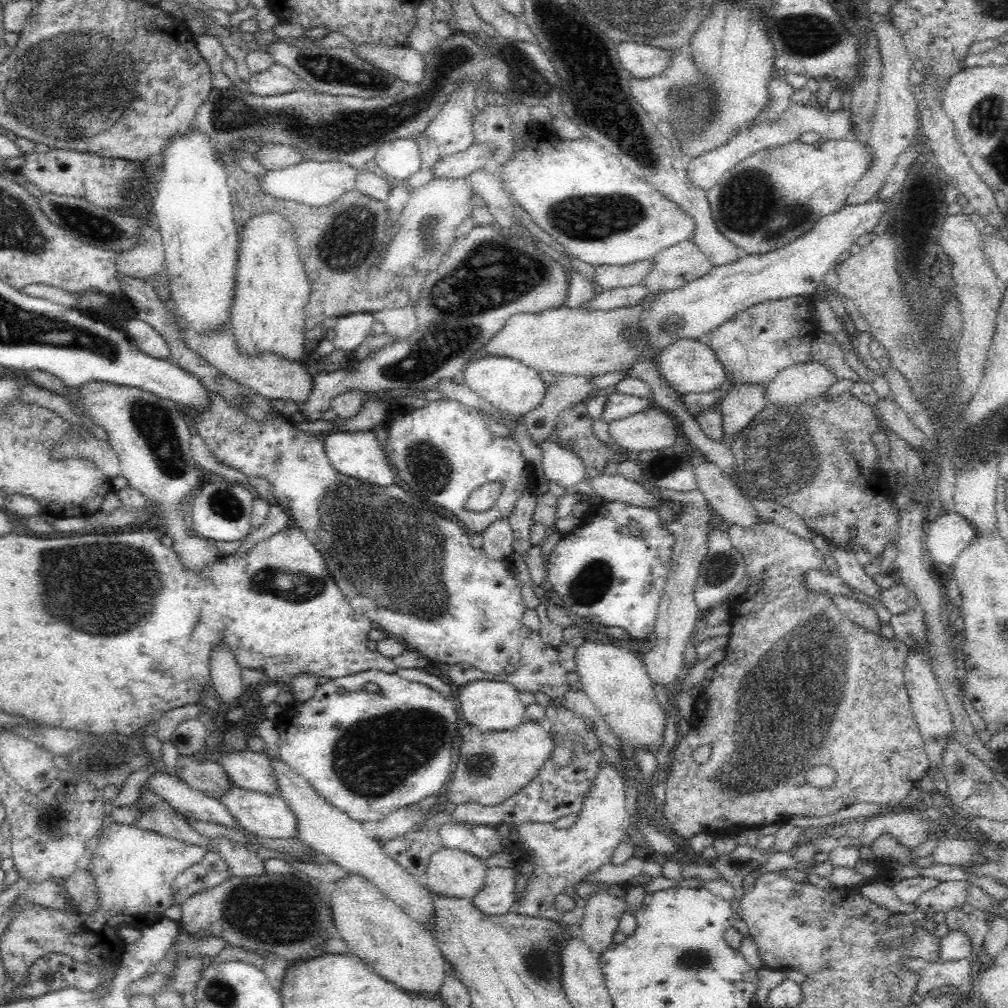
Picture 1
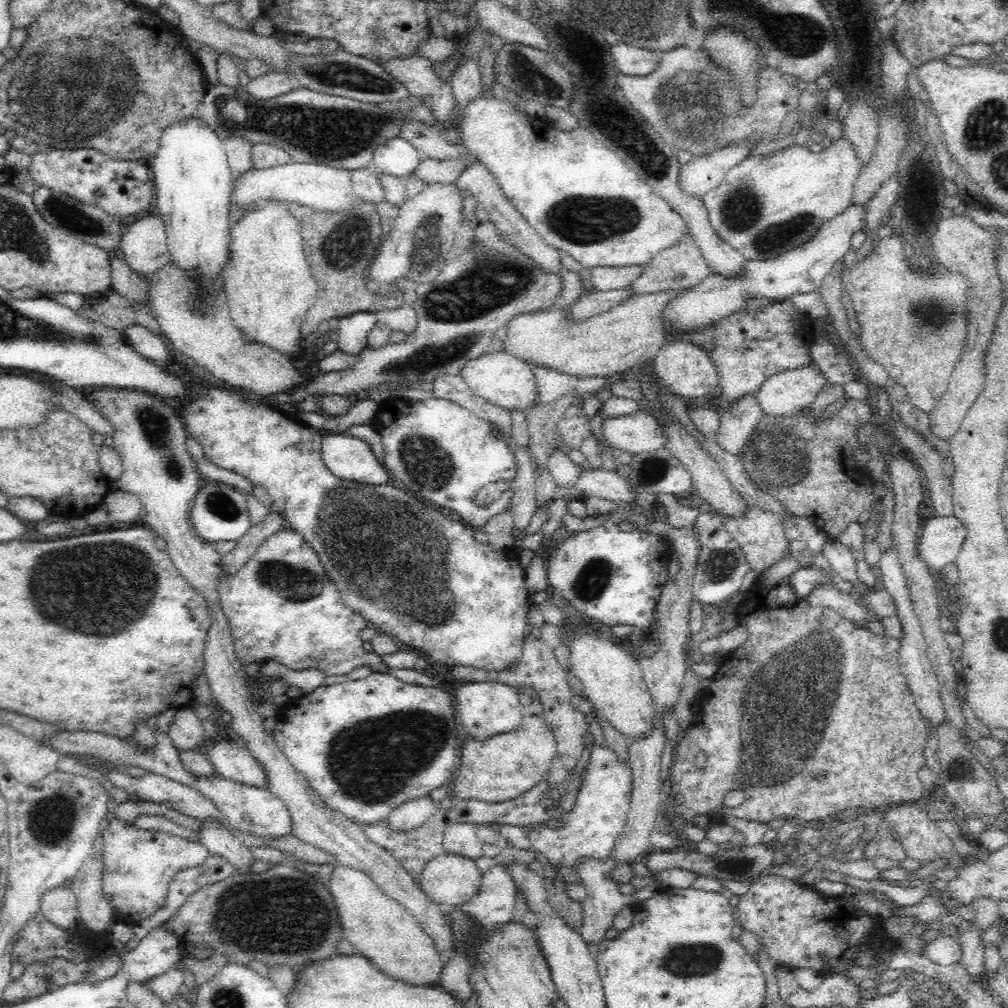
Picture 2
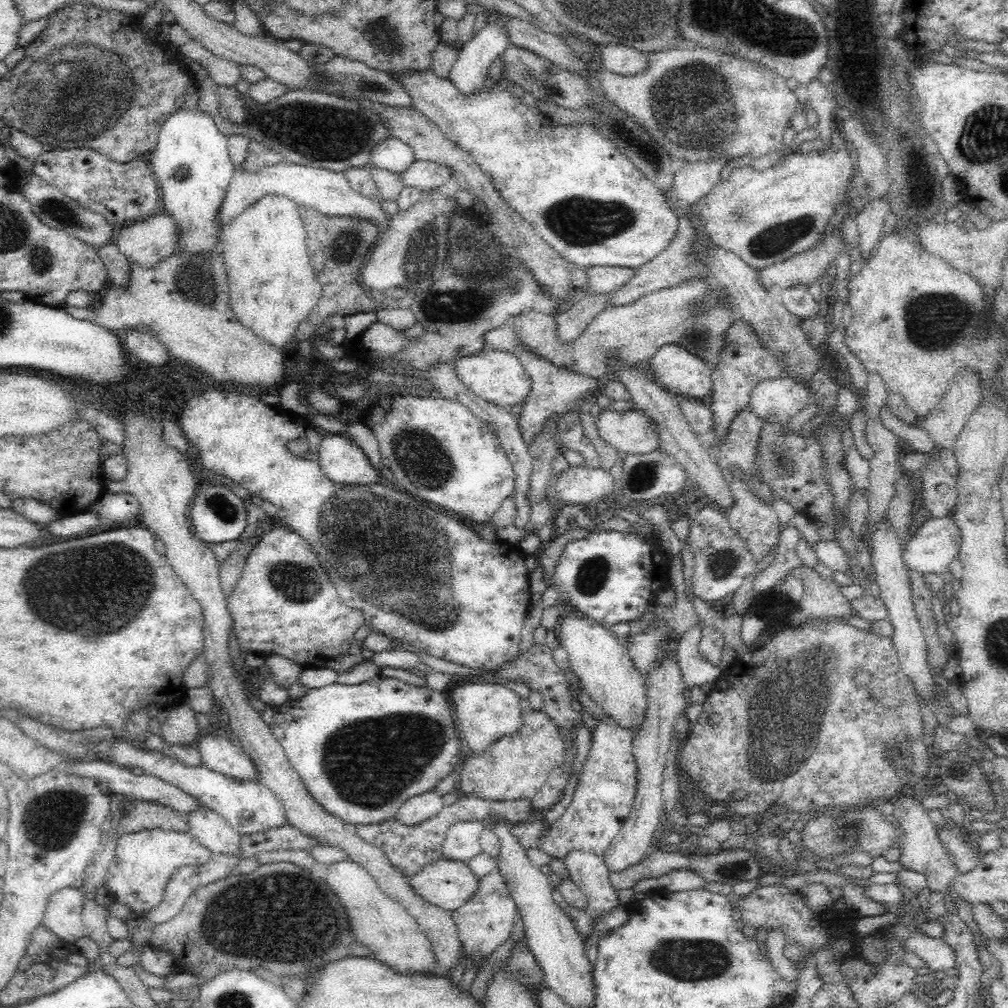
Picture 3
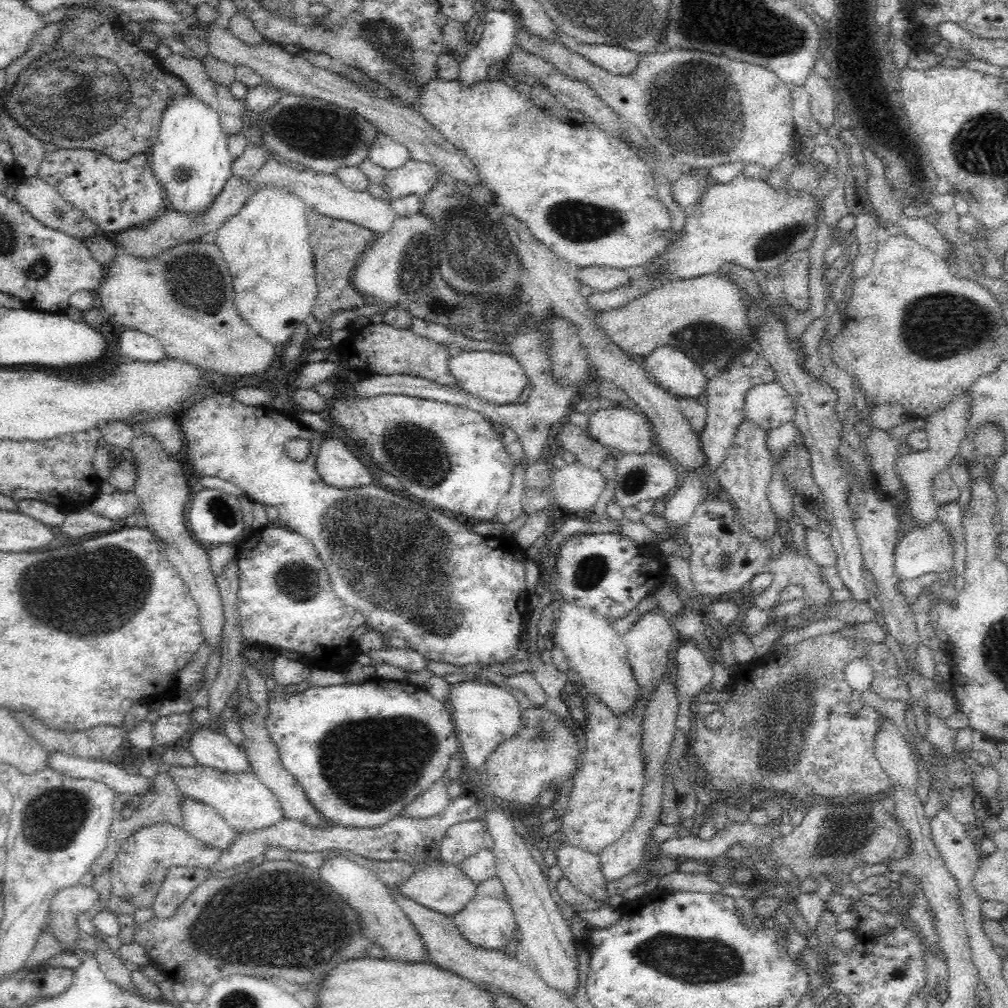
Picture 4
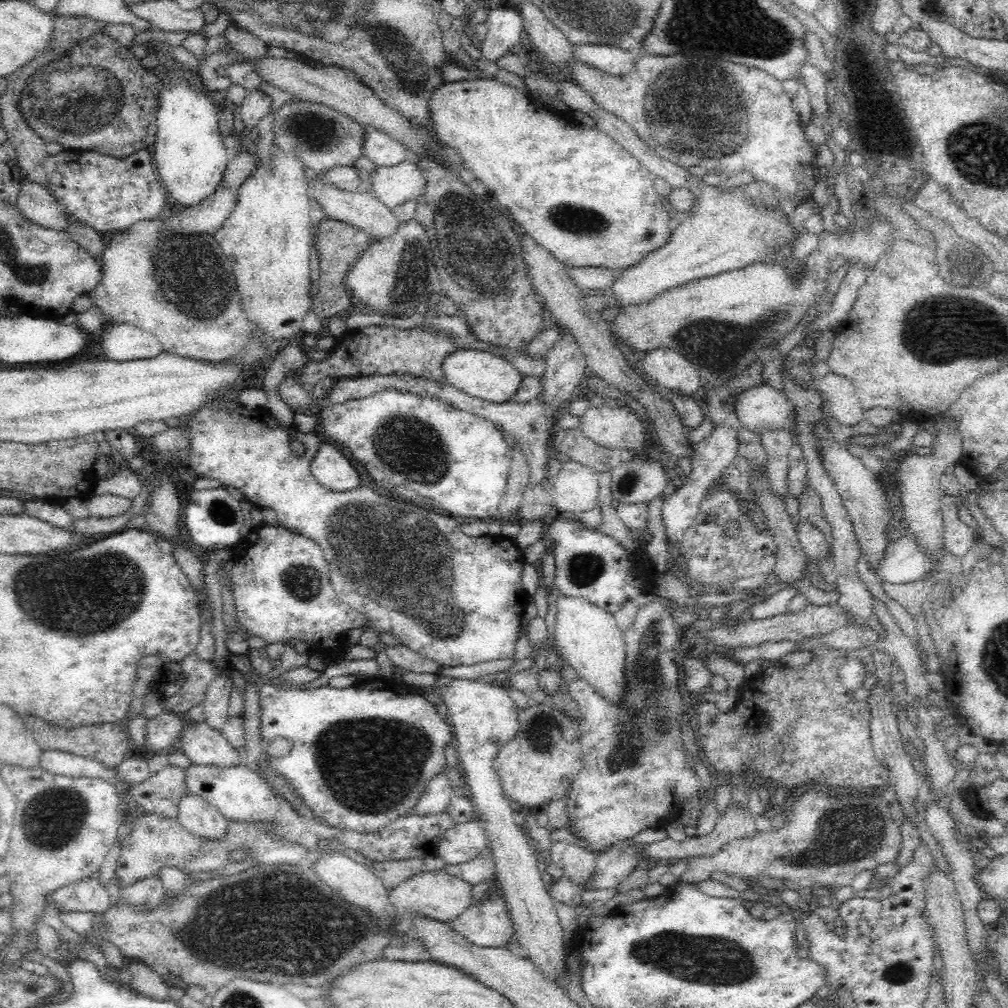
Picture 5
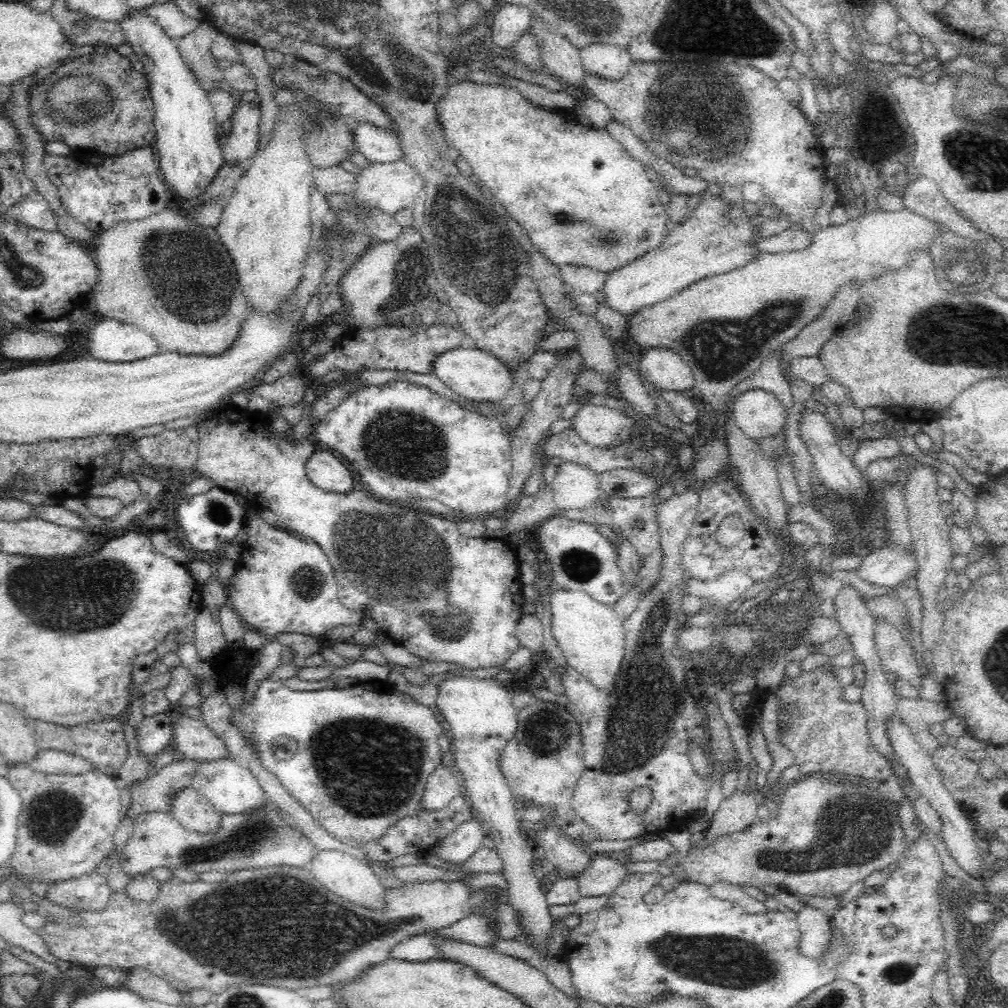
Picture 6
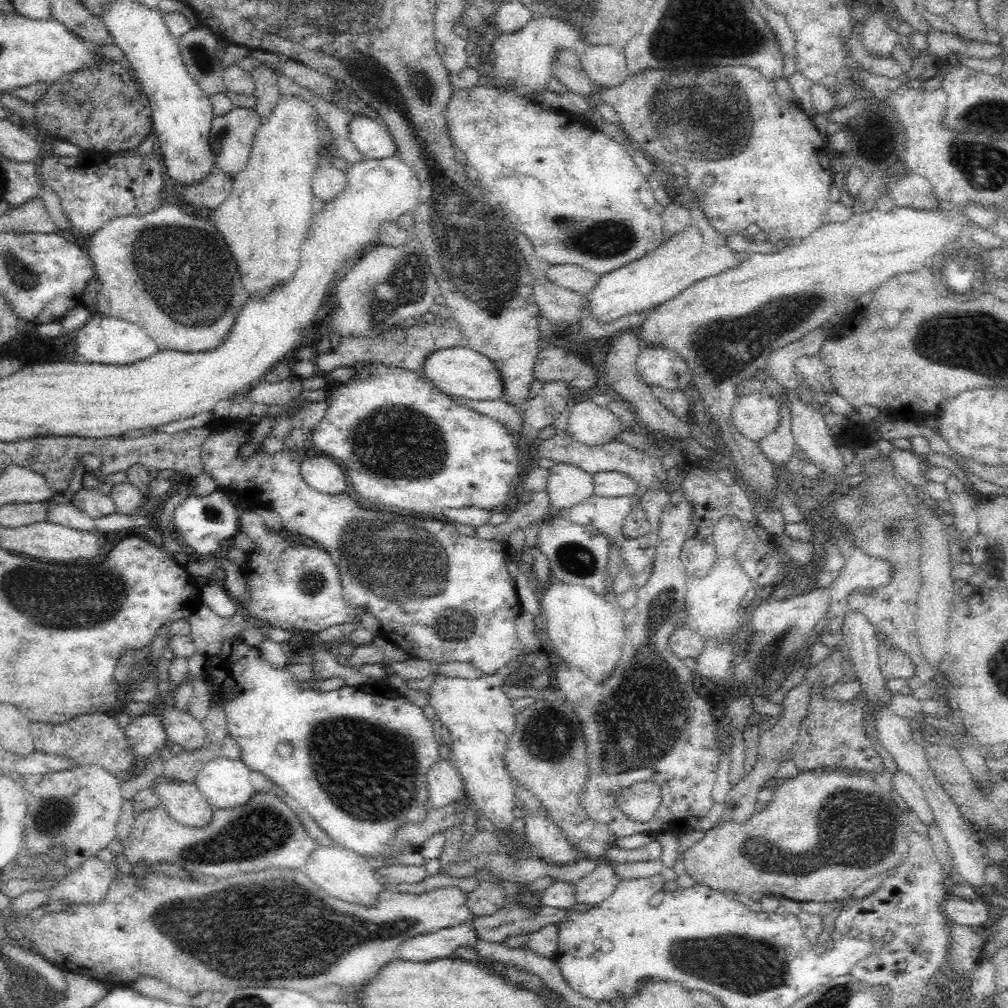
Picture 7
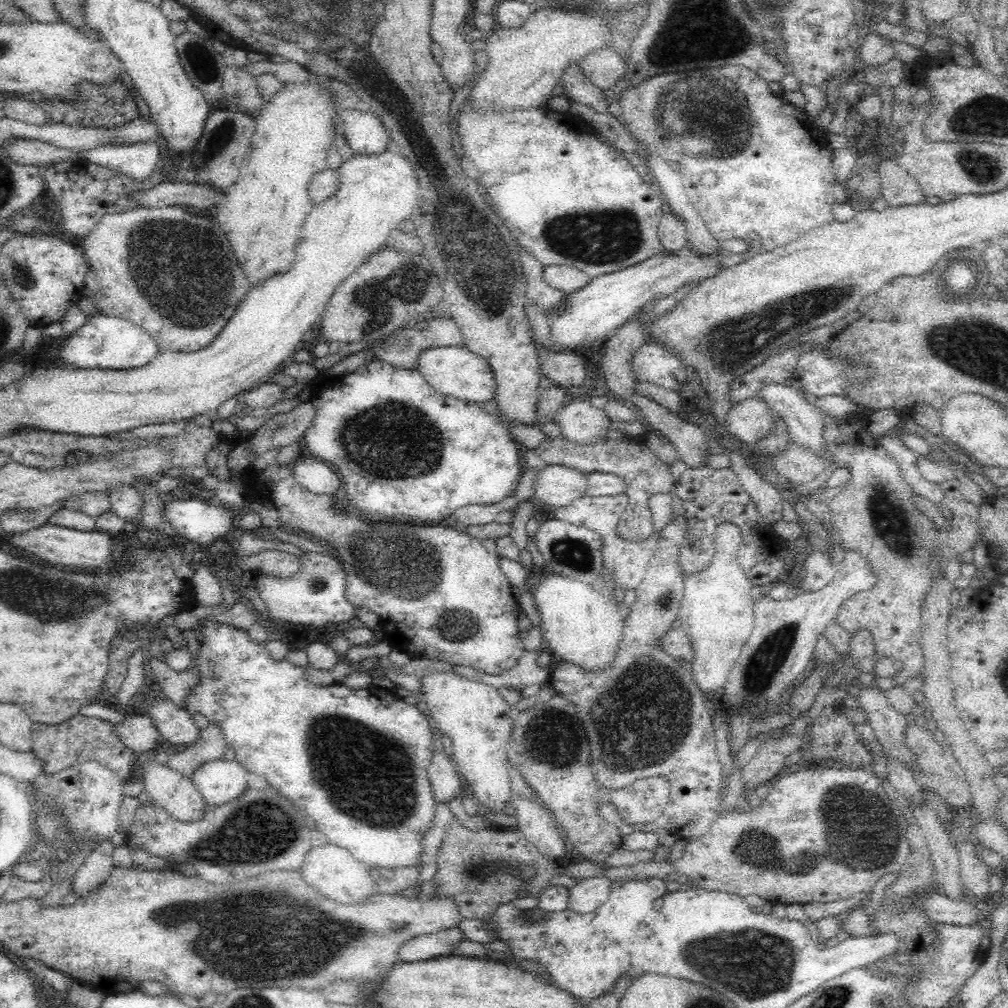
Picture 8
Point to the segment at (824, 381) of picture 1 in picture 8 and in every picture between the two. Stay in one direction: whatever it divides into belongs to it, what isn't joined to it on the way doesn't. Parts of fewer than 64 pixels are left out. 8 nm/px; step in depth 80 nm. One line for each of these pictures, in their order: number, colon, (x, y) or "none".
2: (781, 395)
3: (775, 401)
4: (767, 405)
5: (762, 408)
6: (758, 412)
7: (755, 415)
8: (749, 420)

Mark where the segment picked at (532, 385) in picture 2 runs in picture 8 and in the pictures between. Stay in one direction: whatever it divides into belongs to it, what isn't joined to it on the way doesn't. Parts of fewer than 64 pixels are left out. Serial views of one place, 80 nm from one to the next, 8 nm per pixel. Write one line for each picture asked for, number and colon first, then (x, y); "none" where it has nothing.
3: (499, 377)
4: (498, 378)
5: (479, 374)
6: (476, 375)
7: (460, 372)
8: (453, 370)

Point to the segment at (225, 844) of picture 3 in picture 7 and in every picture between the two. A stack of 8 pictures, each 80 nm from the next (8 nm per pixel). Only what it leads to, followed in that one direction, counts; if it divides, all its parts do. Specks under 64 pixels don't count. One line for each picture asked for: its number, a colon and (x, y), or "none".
4: (201, 821)
5: (196, 815)
6: (195, 812)
7: (183, 801)

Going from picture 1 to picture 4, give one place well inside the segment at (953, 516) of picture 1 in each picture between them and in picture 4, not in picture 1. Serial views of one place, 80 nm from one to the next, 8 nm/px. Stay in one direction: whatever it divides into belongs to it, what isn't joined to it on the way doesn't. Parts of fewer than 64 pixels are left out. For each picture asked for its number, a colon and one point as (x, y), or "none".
2: (942, 537)
3: (935, 544)
4: (926, 549)

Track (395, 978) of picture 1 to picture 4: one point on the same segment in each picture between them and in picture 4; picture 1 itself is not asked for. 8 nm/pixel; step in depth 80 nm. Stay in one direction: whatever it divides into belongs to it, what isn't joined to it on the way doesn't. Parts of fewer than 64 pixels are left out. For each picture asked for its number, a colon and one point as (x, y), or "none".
2: (380, 928)
3: (393, 936)
4: (384, 921)

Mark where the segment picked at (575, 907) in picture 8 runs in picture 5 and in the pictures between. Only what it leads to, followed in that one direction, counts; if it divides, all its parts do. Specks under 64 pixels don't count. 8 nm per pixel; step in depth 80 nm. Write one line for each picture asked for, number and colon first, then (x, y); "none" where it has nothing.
5: (611, 867)
6: (605, 872)
7: (590, 890)

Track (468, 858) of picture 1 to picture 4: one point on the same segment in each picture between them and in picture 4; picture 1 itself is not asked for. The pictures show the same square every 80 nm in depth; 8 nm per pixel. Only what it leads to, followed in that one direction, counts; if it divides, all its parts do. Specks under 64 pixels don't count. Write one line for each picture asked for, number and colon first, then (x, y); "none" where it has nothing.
2: (449, 880)
3: (447, 883)
4: (440, 887)

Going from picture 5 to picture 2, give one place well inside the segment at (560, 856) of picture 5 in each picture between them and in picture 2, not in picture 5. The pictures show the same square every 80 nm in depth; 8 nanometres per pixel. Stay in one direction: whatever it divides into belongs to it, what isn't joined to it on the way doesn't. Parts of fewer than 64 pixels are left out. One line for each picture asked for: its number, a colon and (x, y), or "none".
2: (603, 900)
3: (587, 871)
4: (582, 868)

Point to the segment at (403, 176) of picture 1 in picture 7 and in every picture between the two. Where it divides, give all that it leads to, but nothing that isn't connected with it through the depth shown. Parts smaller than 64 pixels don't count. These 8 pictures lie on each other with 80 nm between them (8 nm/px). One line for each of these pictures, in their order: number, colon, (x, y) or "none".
2: (397, 157)
3: (392, 154)
4: (384, 152)
5: (378, 147)
6: (377, 144)
7: (370, 138)

